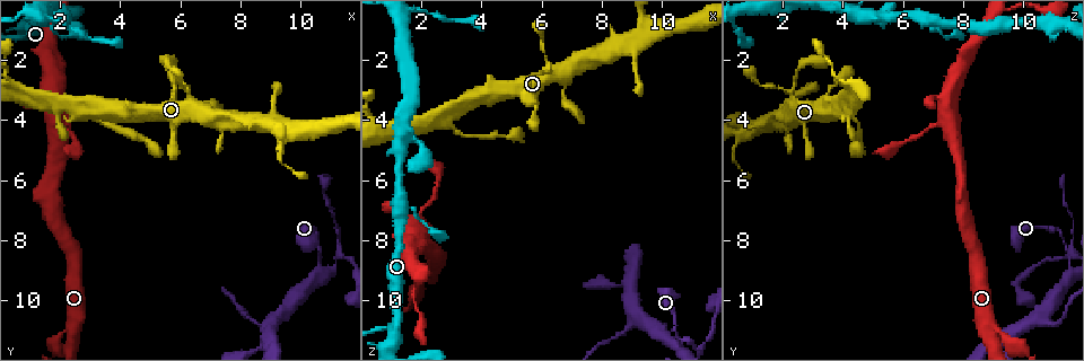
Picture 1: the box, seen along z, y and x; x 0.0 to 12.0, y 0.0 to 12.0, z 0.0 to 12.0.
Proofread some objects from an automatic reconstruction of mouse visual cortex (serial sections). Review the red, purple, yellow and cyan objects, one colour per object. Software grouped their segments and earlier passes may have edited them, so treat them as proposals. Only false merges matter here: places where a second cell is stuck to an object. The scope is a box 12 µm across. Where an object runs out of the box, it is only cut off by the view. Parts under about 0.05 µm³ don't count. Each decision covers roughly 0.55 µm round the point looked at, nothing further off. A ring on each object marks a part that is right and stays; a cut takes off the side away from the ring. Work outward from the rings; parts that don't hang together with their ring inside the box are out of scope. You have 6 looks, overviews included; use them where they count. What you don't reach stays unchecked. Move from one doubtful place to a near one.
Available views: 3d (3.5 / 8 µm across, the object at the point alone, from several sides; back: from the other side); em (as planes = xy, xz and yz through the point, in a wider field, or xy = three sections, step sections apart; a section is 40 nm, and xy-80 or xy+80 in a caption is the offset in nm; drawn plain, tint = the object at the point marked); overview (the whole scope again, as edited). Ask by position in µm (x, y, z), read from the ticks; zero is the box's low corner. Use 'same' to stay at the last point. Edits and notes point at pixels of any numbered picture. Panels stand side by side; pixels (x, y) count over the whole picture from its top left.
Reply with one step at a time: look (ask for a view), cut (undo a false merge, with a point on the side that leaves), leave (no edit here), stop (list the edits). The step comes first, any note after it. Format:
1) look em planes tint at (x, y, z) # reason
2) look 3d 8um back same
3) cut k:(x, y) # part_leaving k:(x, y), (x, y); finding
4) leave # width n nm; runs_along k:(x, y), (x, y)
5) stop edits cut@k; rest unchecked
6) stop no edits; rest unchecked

look 3d 3.5um at (6.1, 2.6, 2.4) # three arms meet

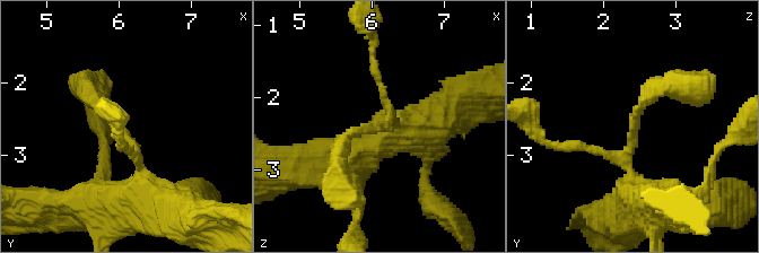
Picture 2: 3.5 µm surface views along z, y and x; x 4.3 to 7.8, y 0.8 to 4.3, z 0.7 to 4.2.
look em planes tint at (6.05, 2.65, 2.45) # arms 3; arm_widths 100, 250, 300 nm

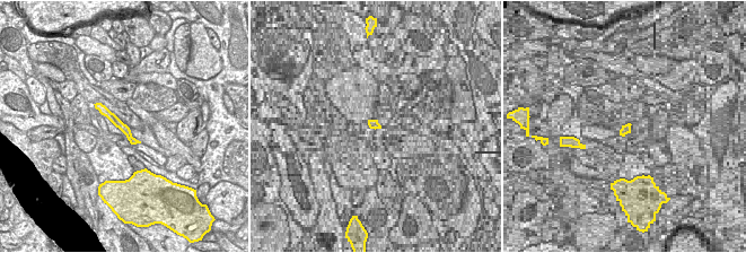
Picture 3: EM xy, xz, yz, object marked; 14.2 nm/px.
leave # runs_along 3:(97, 105), (112, 116), (134, 141); continuous, no second cell

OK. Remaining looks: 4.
look 3d 8um at (2.9, 3.7, 3.8) # sharp bend

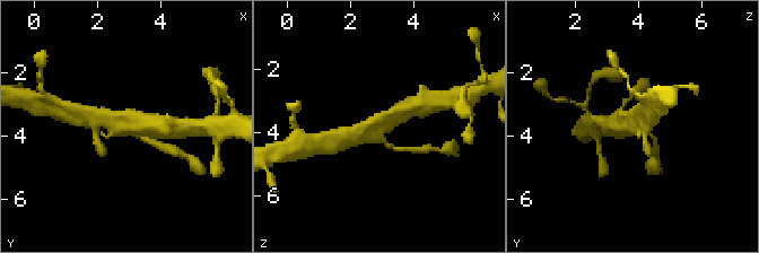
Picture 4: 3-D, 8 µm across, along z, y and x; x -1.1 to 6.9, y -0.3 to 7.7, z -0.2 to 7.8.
look em xy step 1 tint at (2.9, 3.8, 3.8)

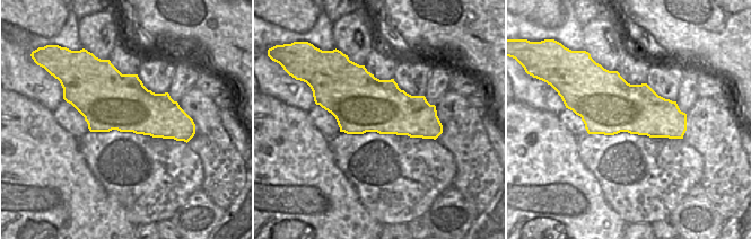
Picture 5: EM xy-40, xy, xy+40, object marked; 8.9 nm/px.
leave # runs_along 4:(407, 107), (371, 132), (349, 139); continuous, no second cell

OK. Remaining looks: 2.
look 3d 3.5um at (10.2, 9.5, 11.3) # calibre changes

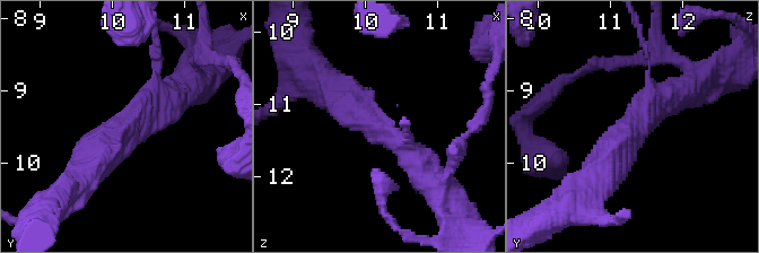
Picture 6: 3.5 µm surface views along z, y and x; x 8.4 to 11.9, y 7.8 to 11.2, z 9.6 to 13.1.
look em xy step 5 tint at (10.25, 9.40, 11.40) # arms 3; arm_widths 100, 400, 450 nm; now the EM

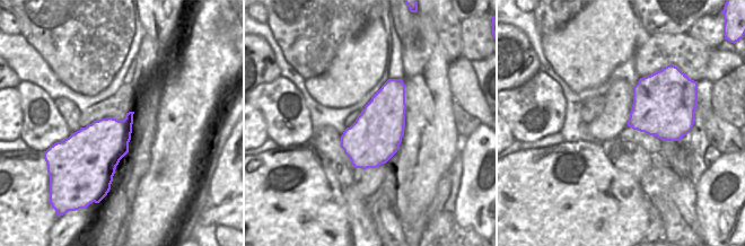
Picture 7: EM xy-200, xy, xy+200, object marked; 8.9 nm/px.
leave # runs_along 6:(157, 59), (150, 101), (81, 173); continuous, no second cell

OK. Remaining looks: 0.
stop no edits; rest unchecked

